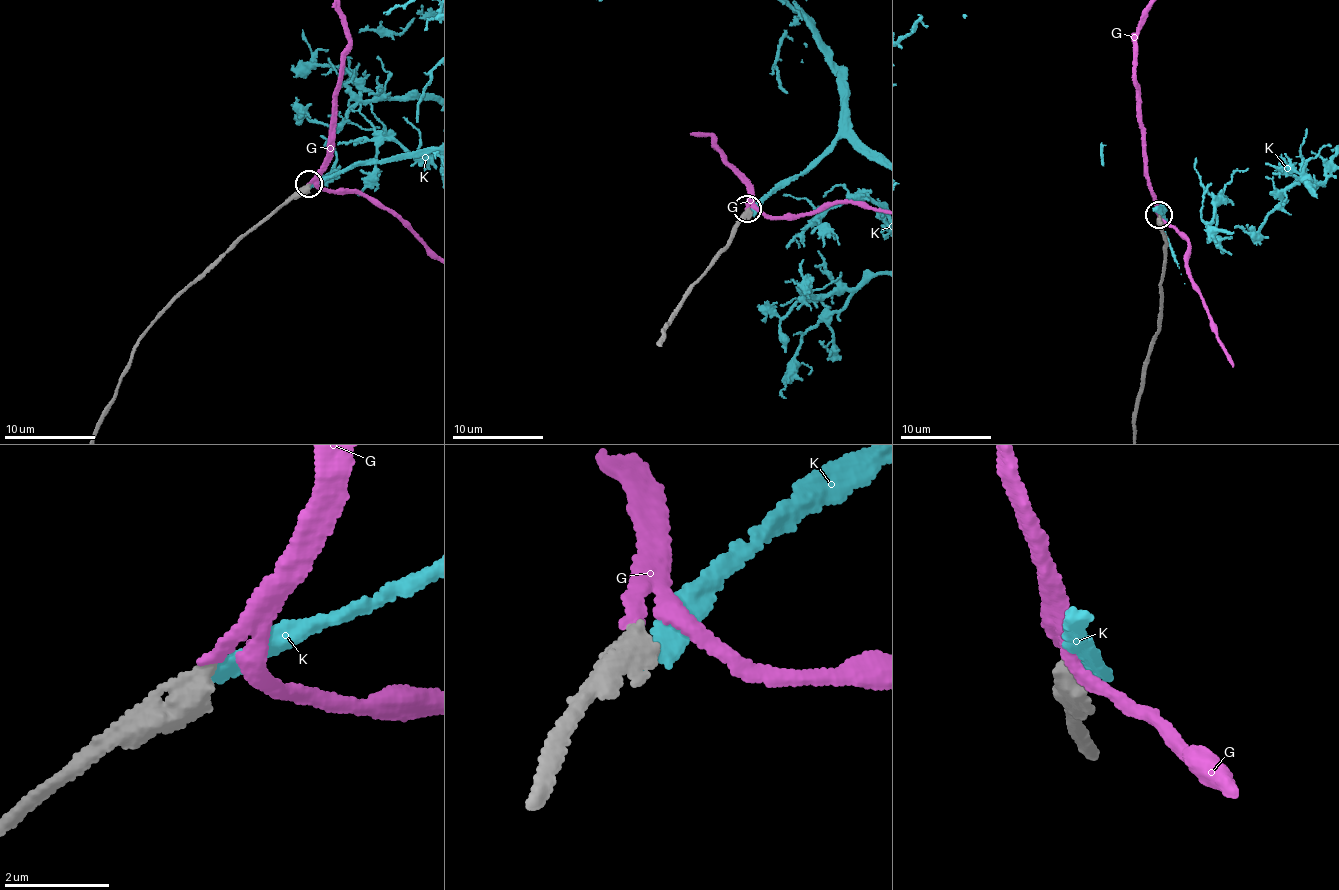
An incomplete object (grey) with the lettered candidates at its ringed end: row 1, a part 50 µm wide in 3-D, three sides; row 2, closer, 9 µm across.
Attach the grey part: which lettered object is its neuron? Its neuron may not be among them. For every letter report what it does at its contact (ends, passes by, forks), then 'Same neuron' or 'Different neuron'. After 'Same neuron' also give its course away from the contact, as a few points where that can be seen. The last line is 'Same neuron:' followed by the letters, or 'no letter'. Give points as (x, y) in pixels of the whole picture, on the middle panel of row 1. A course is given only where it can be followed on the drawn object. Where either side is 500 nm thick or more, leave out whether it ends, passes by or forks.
G: It passes by. Same neuron
K: Different neuron
Same neuron: G

